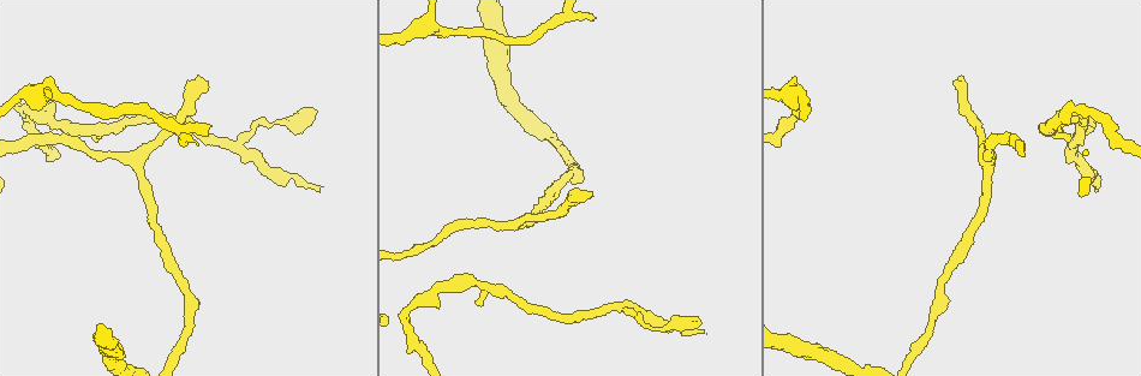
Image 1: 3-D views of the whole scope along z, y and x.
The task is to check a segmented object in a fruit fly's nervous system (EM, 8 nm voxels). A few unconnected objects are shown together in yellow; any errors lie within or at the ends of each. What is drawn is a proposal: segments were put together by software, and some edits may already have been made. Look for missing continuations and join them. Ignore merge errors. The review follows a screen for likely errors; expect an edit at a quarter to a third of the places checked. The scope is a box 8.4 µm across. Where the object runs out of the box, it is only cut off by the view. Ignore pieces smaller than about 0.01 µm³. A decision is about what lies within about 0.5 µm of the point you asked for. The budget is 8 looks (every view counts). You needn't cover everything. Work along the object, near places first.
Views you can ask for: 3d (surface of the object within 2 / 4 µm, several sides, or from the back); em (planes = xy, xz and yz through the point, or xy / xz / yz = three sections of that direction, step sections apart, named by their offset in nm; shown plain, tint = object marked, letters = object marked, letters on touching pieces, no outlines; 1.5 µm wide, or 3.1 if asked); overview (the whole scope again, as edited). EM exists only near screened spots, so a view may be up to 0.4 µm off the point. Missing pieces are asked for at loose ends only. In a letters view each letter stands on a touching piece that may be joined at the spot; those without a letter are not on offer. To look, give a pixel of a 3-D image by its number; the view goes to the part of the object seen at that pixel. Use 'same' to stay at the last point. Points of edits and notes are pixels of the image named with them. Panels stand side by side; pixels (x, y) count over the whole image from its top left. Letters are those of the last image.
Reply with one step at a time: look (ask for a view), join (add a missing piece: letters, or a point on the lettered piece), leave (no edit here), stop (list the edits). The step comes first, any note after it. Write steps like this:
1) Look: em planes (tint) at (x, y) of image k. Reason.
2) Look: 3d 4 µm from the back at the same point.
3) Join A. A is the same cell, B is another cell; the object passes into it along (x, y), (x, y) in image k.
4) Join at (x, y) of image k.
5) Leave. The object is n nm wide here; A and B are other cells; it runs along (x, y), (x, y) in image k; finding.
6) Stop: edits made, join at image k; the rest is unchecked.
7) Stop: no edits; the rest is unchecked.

Look: em xz step 4 (tint) at (320, 191) of image 1. Branch stops here.

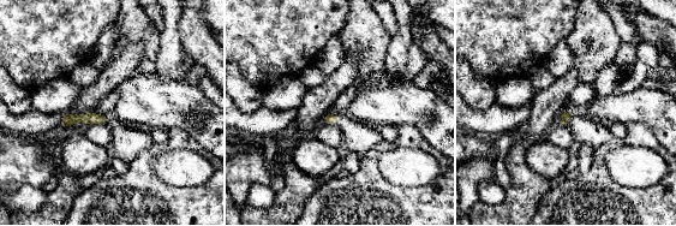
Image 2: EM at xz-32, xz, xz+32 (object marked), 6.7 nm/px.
Look: em xy step 8 (tint) at the same point.

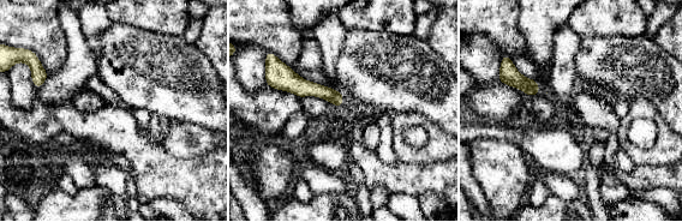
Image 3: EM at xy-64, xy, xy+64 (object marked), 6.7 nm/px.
Look: em xy step 8 (letters) at the same point.

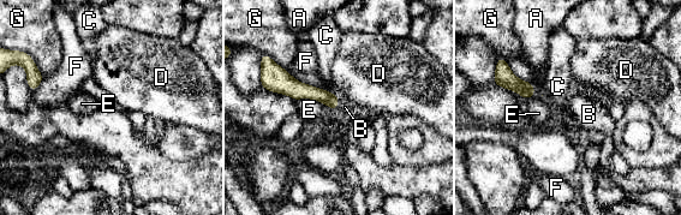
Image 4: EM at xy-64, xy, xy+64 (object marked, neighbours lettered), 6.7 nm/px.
Join B. The object is 100 nm wide here; B is the same cell, A, C, D, E, F and G are other cells; the object passes into it along (303, 90), (338, 103), (345, 107) in image 4; the cell continues.

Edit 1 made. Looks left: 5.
Look: overview.

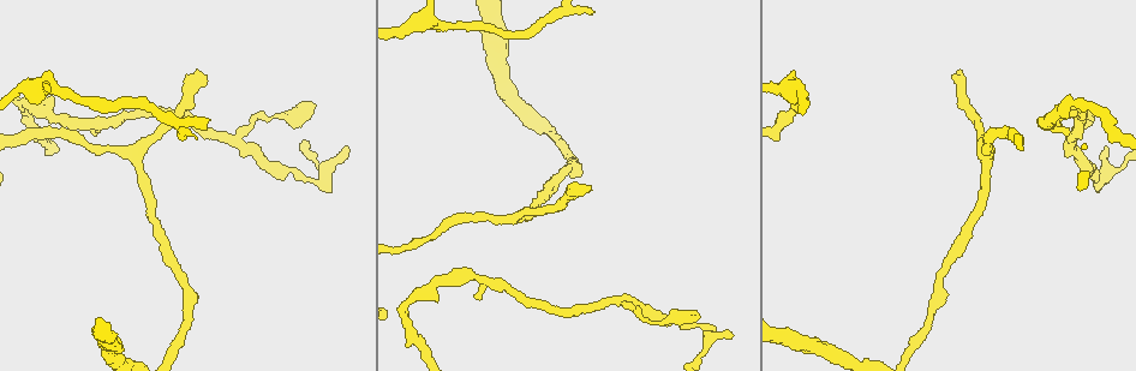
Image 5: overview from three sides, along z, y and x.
Look: em planes (plain) at (583, 188) of image 5. An open end.

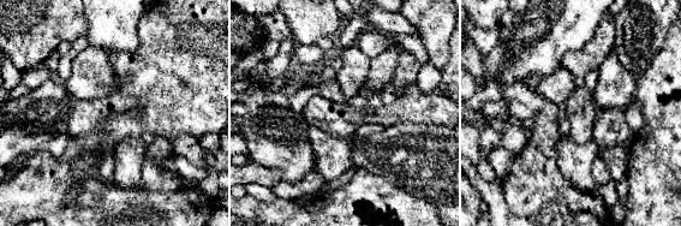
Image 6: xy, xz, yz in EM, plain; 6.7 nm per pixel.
Look: em planes (letters) at the same point. See the neighbours.

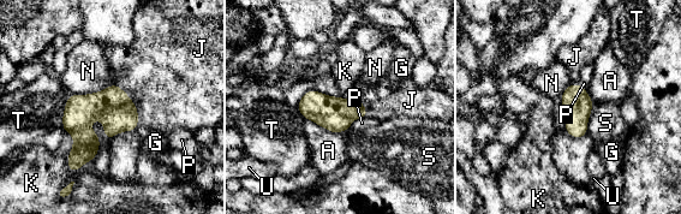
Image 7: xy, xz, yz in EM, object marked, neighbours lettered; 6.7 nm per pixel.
Join J. J is the same cell, A, G, K, N, P, S, T and U are other cells; it goes on there.

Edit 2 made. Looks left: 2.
Stop: edits made, join at image 4, join at image 7; the rest is unchecked.

